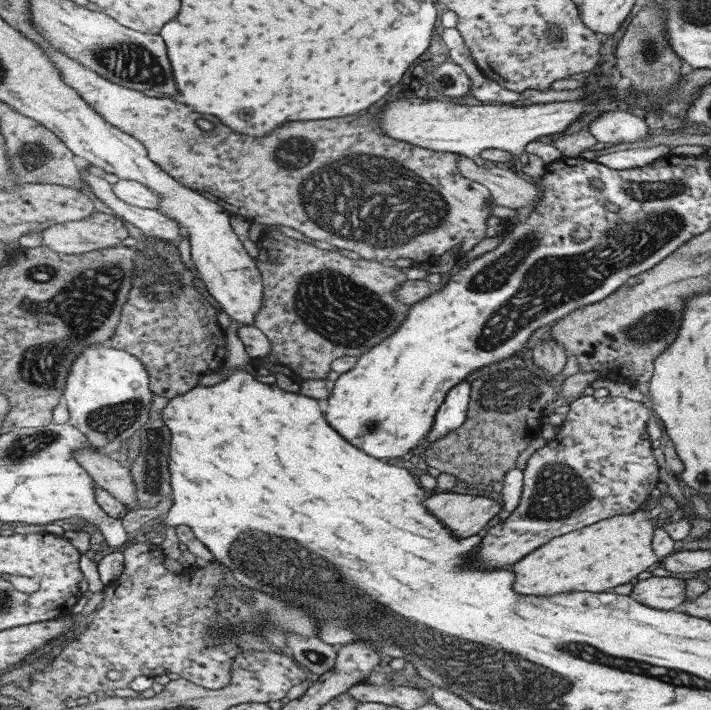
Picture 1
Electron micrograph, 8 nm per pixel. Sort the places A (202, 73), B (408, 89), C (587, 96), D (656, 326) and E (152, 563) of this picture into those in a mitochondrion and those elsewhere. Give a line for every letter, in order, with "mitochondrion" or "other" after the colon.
A: other
B: other
C: other
D: mitochondrion
E: other

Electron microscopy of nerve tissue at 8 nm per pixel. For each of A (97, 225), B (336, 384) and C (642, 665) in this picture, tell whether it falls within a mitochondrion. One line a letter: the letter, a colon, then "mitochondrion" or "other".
A: other
B: other
C: mitochondrion

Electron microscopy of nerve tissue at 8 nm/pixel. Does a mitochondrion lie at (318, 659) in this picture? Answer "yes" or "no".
yes

